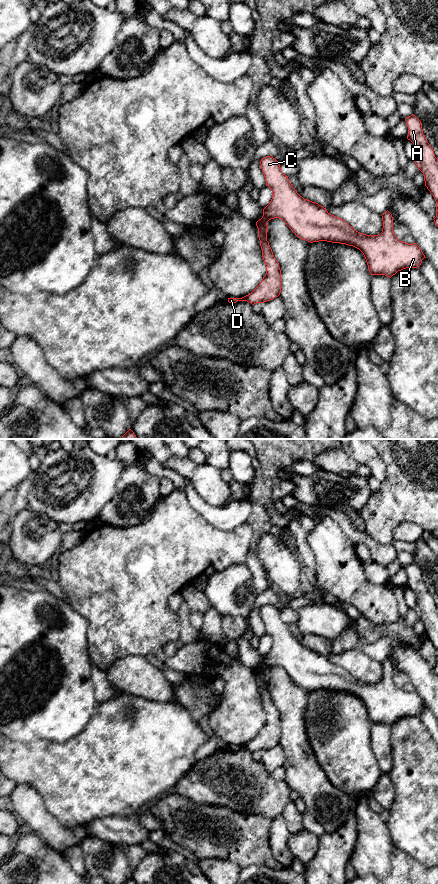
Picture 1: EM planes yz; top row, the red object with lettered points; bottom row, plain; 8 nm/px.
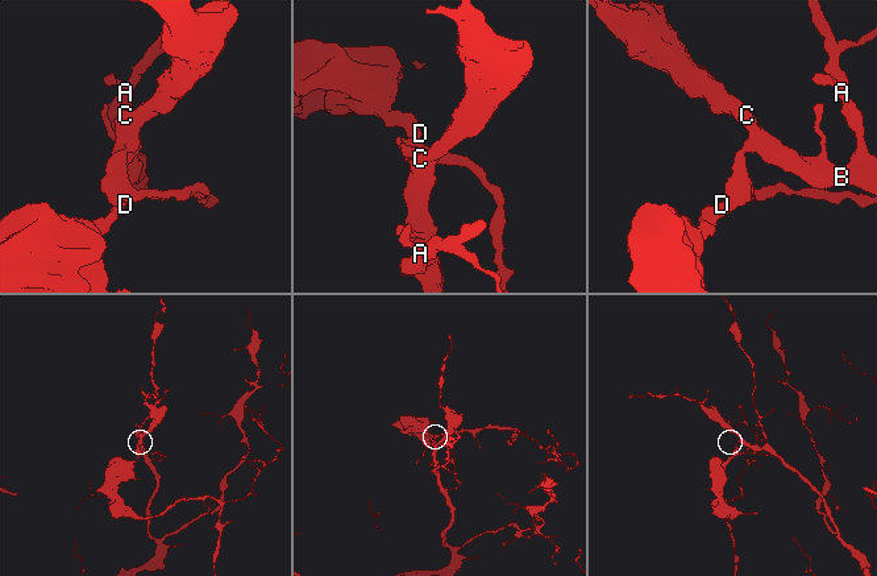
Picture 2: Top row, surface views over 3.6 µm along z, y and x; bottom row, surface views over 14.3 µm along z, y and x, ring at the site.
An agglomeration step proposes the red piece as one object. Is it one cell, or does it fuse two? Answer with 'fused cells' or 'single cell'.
fused cells

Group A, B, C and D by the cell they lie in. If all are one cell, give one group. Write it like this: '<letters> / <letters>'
A B C / D

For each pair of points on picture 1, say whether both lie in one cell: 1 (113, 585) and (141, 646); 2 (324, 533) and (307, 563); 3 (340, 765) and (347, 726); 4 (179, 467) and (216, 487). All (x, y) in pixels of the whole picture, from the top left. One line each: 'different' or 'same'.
1: same
2: different
3: same
4: same

